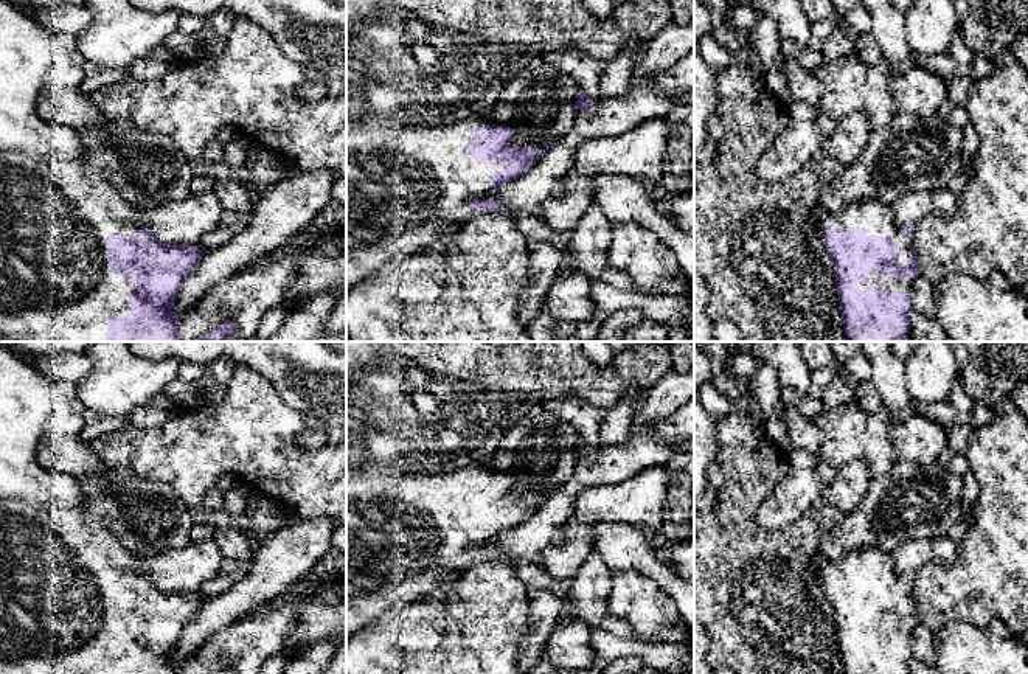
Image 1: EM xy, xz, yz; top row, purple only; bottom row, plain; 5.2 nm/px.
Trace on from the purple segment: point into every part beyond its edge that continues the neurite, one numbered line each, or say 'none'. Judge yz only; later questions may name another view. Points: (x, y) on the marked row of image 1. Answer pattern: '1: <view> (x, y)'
1: yz (876, 218)

